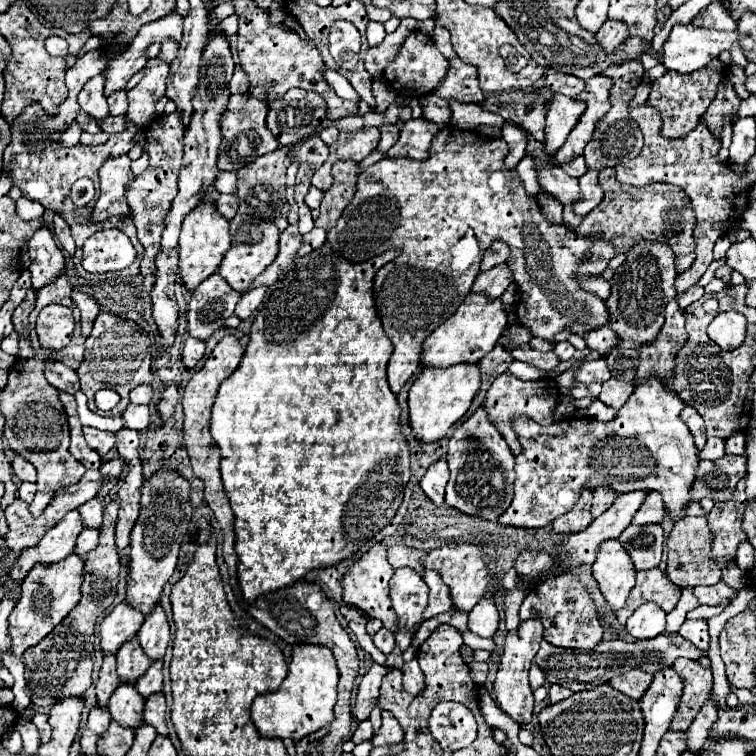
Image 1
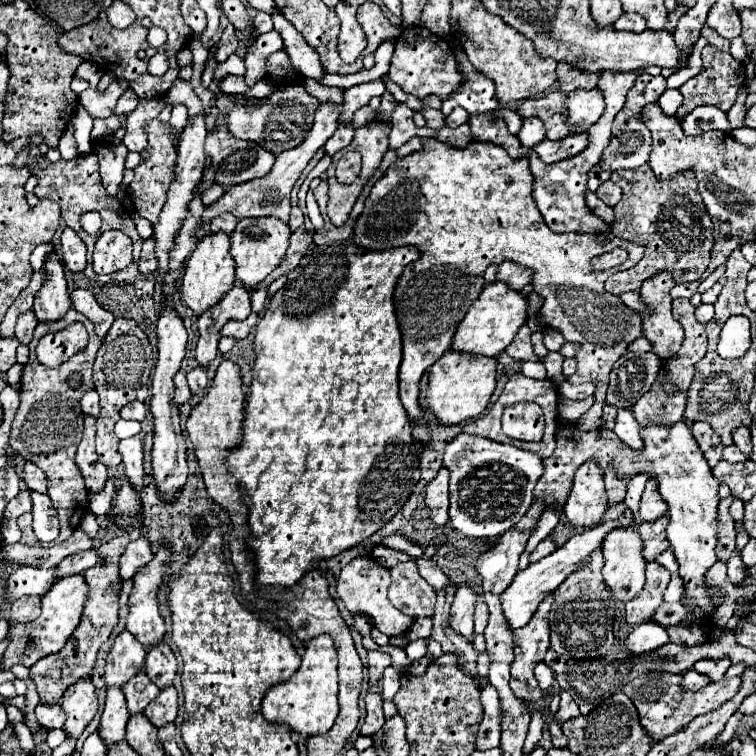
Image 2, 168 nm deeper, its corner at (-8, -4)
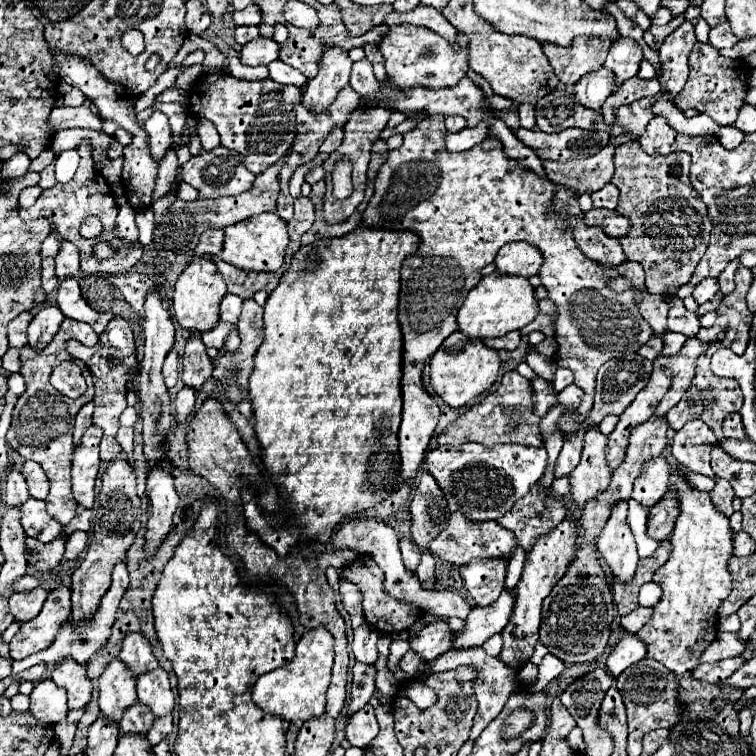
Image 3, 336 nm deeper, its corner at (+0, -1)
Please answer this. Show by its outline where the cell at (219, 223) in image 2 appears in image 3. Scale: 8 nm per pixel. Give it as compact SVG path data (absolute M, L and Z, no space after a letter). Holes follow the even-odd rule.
M204 231L194 251L198 255L218 255L222 251L222 241L224 241L224 231Z

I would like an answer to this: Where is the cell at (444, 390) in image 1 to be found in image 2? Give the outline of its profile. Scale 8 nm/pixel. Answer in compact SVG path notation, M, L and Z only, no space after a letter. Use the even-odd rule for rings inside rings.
M448 350L432 368L428 376L426 404L434 412L440 426L456 426L486 410L496 388L496 358L468 358Z

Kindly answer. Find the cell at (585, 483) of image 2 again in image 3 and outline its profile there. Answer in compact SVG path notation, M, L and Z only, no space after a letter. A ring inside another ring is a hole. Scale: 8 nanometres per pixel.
M592 427L584 435L582 459L580 459L578 467L570 473L574 503L584 505L608 487L612 471L610 471L610 467L606 463L606 455L604 455L606 445L608 445L608 437L602 435L598 431L598 427Z

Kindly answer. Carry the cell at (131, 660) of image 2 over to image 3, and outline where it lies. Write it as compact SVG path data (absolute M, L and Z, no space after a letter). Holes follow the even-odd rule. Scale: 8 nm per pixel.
M114 659L100 677L100 711L106 719L114 721L120 727L122 715L132 707L136 699L136 679L128 675L128 669L120 659Z

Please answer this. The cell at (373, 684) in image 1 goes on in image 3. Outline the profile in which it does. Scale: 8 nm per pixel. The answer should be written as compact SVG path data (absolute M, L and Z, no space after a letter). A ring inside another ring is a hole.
M368 705L364 707L364 711L358 711L348 727L346 727L346 739L352 747L360 747L366 749L368 743L378 735L378 723L374 717L374 707Z

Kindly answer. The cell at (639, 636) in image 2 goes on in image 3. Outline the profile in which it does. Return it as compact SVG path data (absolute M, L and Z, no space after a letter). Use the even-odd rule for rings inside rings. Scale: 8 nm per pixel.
M626 633L608 655L606 671L610 677L616 679L624 669L638 663L644 657L646 657L646 643L640 643L640 639L636 639L632 633Z

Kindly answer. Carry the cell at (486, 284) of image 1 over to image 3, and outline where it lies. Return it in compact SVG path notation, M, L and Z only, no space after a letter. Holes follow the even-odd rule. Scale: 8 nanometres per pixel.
M508 243L498 251L494 263L500 273L532 277L538 273L544 257L536 247L528 243Z

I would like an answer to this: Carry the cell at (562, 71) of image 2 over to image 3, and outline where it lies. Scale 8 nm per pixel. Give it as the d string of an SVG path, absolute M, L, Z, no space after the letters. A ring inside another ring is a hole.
M580 35L572 41L570 47L560 47L552 43L544 43L542 51L554 67L556 77L564 85L574 85L582 75L596 71L604 65L612 41L600 37Z

